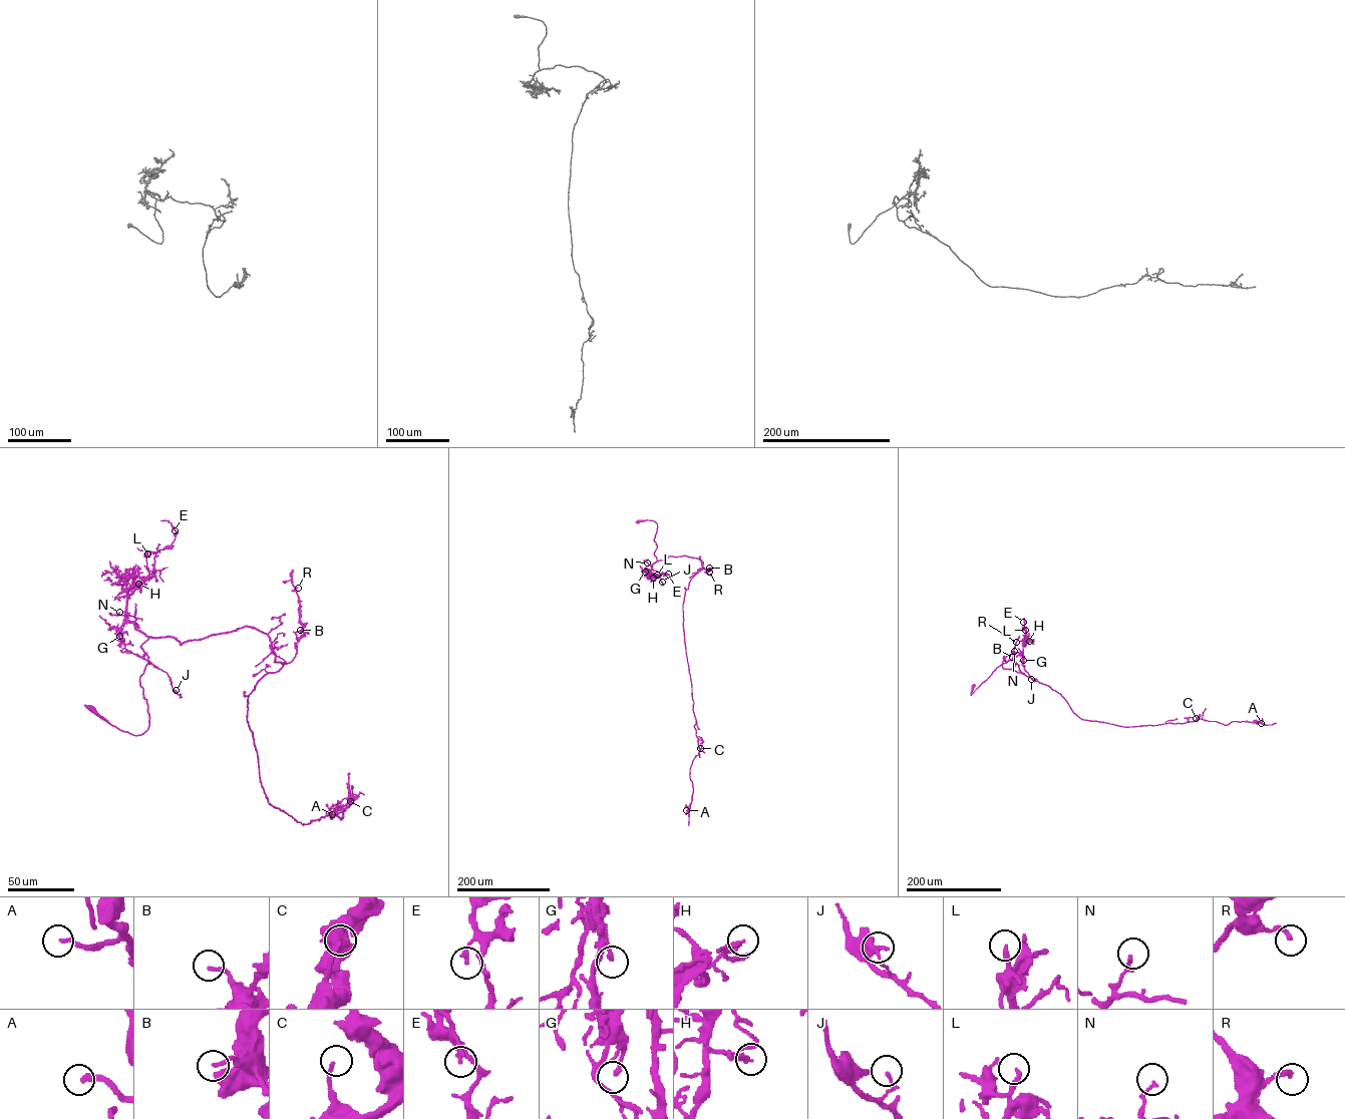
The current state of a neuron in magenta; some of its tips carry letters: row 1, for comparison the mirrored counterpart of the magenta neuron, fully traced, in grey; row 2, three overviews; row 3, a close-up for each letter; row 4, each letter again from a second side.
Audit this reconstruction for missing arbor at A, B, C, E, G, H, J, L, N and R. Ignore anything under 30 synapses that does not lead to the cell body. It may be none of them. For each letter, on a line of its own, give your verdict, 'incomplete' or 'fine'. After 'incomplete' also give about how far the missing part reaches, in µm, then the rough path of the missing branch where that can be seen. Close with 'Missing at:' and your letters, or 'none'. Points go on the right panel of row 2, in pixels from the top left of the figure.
A: fine
B: fine
C: fine
E: fine
G: fine
H: fine
J: fine
L: incomplete | 30 µm
N: fine
R: fine
Missing at: L

